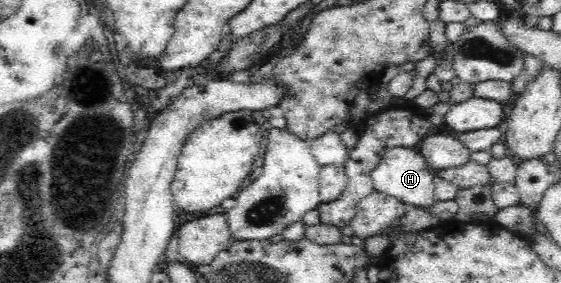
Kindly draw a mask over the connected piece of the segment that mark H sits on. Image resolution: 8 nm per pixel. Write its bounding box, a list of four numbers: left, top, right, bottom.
[371,147,435,207]

